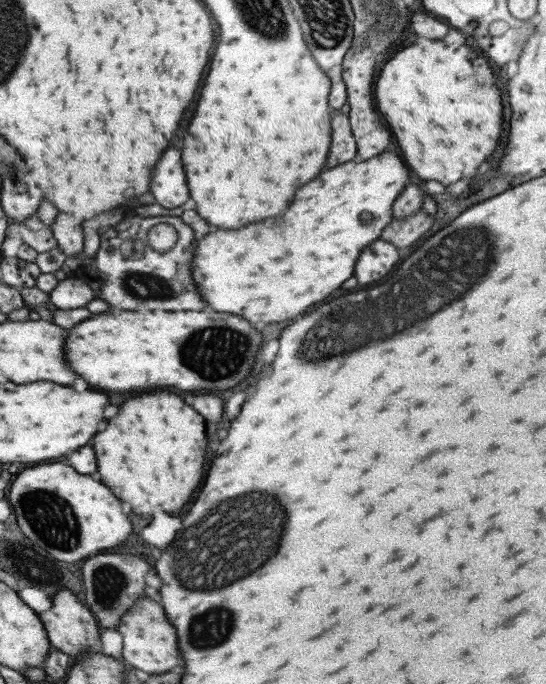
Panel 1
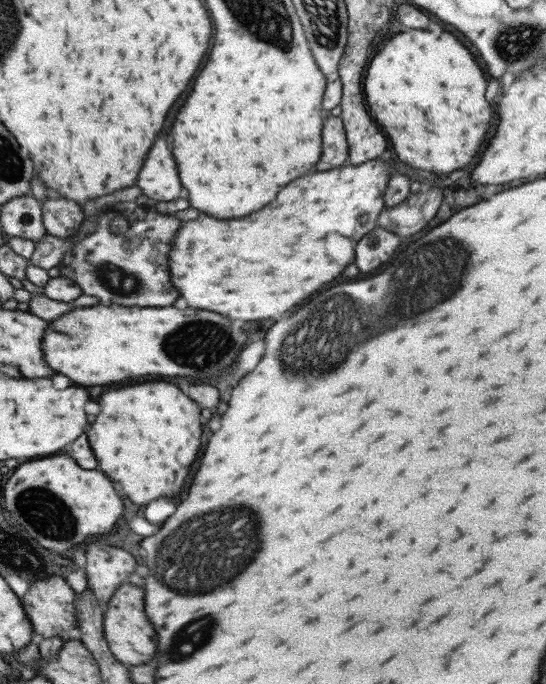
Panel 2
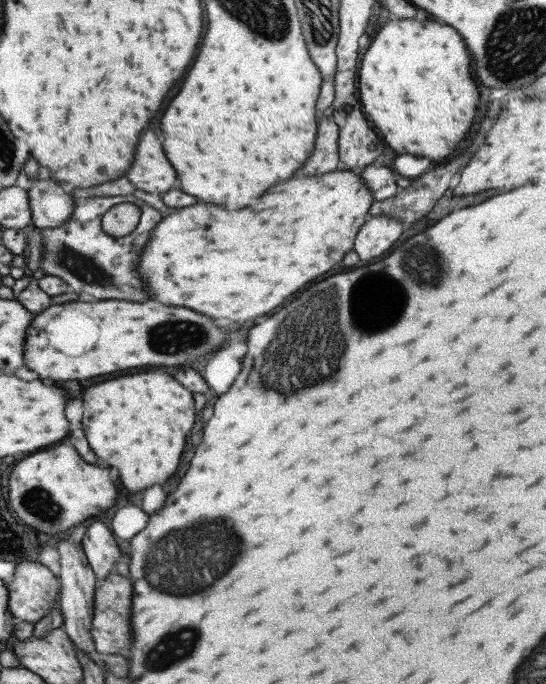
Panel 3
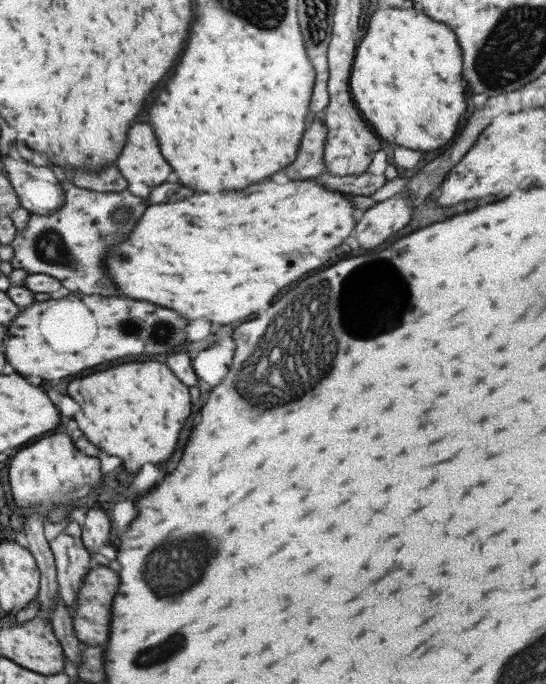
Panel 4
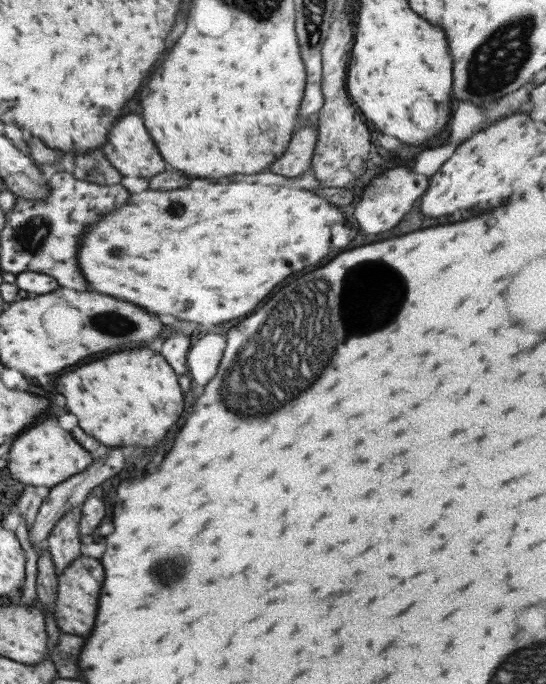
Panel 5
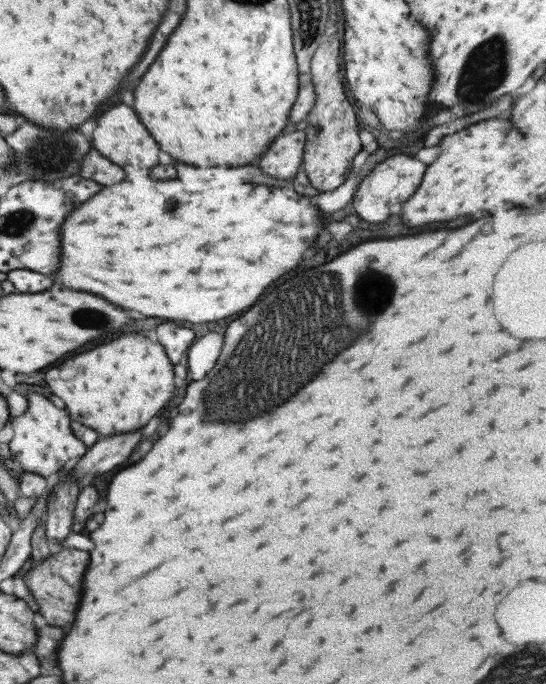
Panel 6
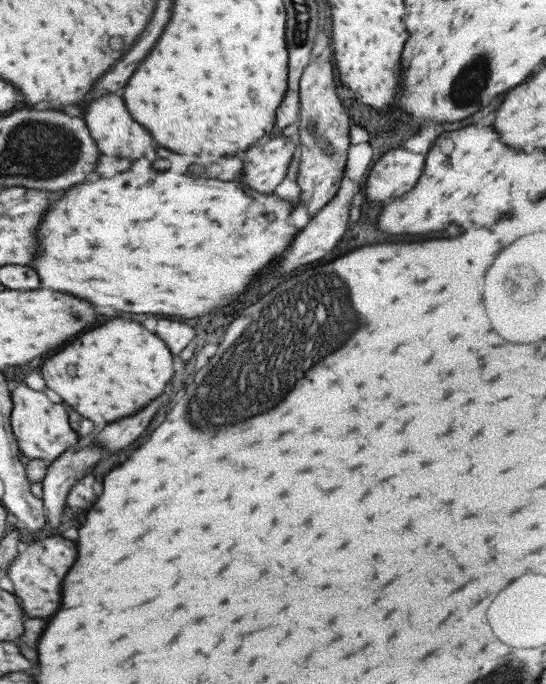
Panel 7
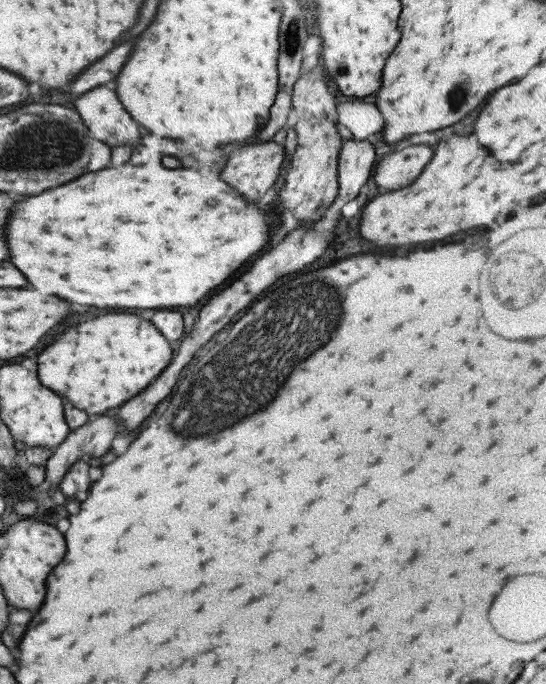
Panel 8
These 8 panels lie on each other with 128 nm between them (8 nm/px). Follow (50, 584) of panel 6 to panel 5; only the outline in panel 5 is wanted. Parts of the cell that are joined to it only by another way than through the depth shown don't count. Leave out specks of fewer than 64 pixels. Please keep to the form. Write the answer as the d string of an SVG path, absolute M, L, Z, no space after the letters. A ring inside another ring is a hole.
M82 555L76 558L62 574L57 574L56 610L53 616L62 633L84 636L84 638L92 634L92 626L96 624L102 586L104 586L104 566L102 562L90 556Z

